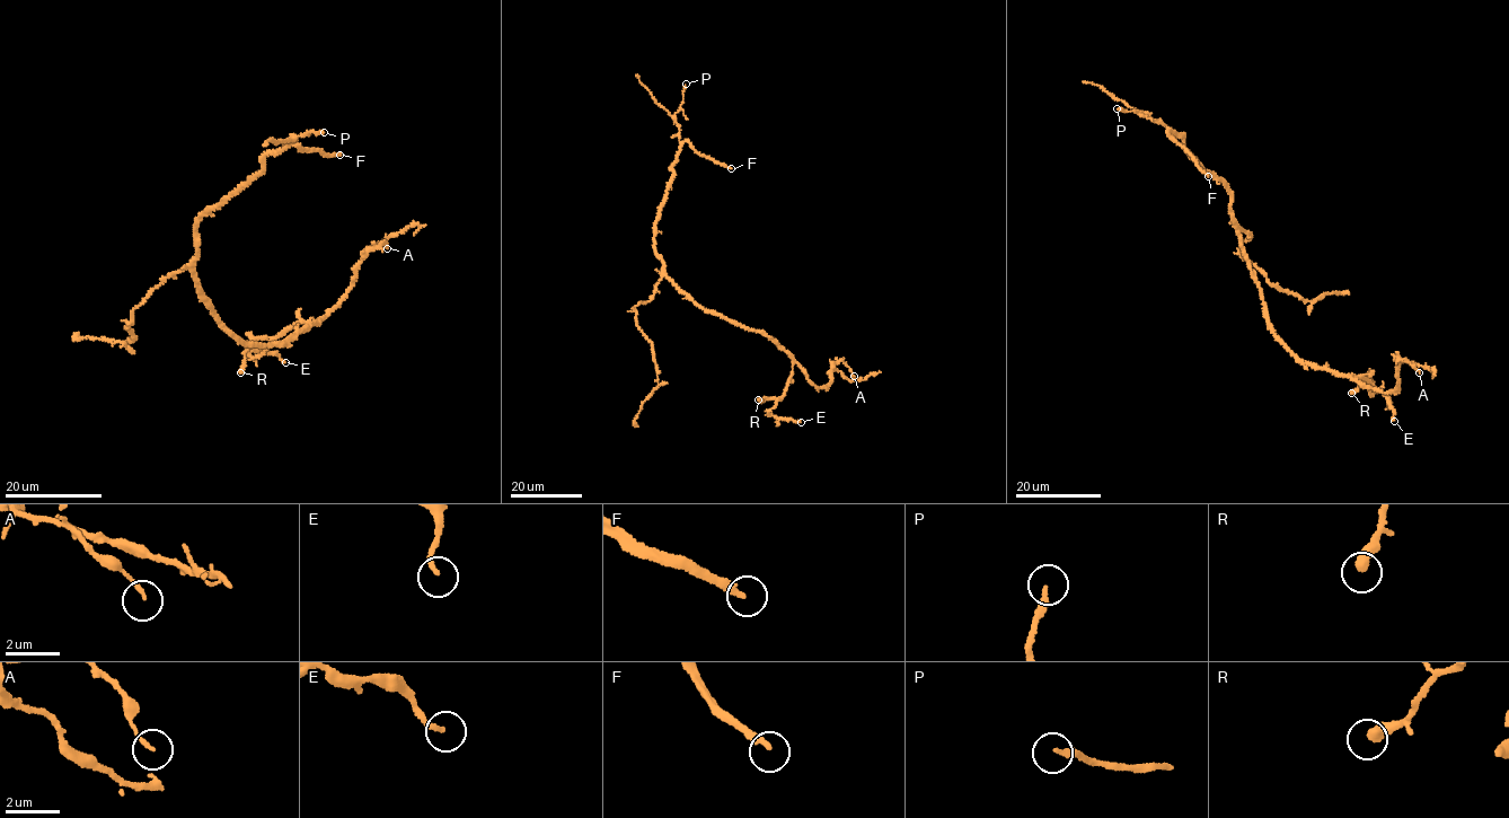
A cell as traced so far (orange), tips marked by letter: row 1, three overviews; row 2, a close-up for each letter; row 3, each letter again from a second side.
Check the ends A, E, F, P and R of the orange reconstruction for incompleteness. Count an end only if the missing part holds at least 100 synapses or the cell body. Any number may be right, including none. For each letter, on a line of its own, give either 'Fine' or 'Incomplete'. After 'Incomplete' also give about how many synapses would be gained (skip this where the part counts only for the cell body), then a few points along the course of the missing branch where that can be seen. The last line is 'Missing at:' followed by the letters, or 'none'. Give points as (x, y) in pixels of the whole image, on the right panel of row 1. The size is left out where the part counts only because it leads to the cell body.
A: Fine
E: Fine
F: Incomplete. Roughly 200 synapses
P: Incomplete
R: Fine
Missing at: F, P

